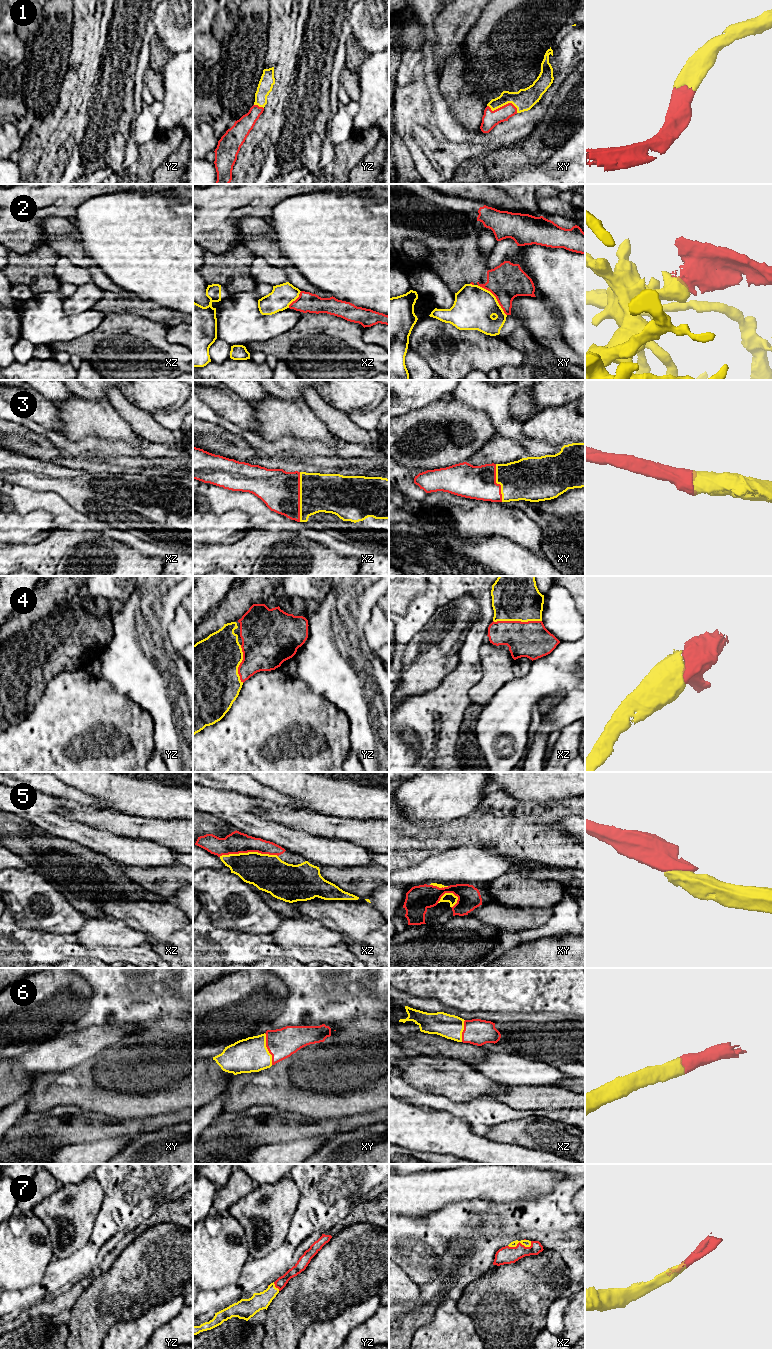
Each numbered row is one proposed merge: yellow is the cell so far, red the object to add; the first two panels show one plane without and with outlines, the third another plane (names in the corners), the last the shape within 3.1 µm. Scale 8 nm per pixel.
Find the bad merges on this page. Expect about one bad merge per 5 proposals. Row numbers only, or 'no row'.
2

